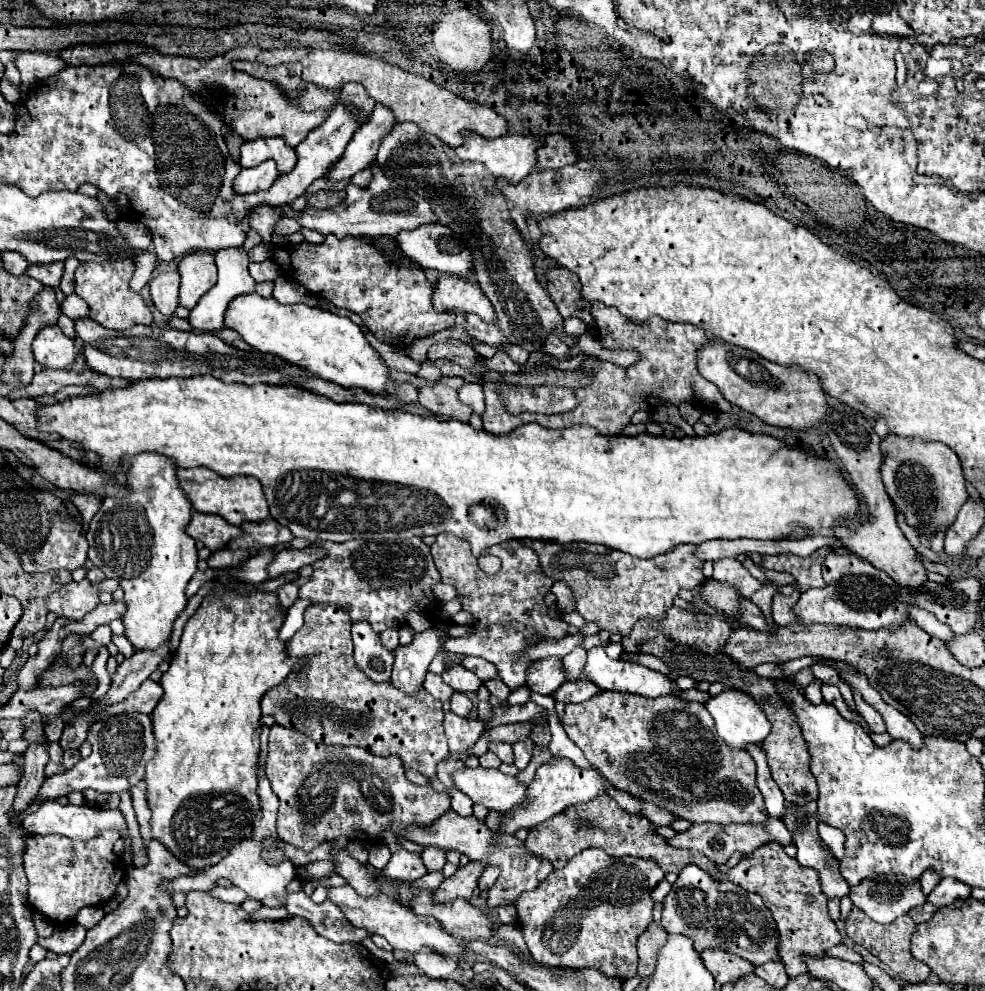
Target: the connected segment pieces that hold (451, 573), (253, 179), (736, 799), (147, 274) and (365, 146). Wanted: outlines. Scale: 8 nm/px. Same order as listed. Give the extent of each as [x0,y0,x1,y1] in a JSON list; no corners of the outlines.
[[432,534,568,690],[232,160,280,194],[562,692,768,824],[130,250,158,292],[324,104,396,182]]

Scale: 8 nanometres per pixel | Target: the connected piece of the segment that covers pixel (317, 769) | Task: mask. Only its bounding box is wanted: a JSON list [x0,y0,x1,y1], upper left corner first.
[266,724,450,852]

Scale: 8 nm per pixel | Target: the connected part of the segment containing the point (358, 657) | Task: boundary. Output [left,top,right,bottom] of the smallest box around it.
[352,622,394,684]

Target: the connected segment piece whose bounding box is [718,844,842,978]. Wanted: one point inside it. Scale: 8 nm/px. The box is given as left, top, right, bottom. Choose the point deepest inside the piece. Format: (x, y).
(793, 893)

